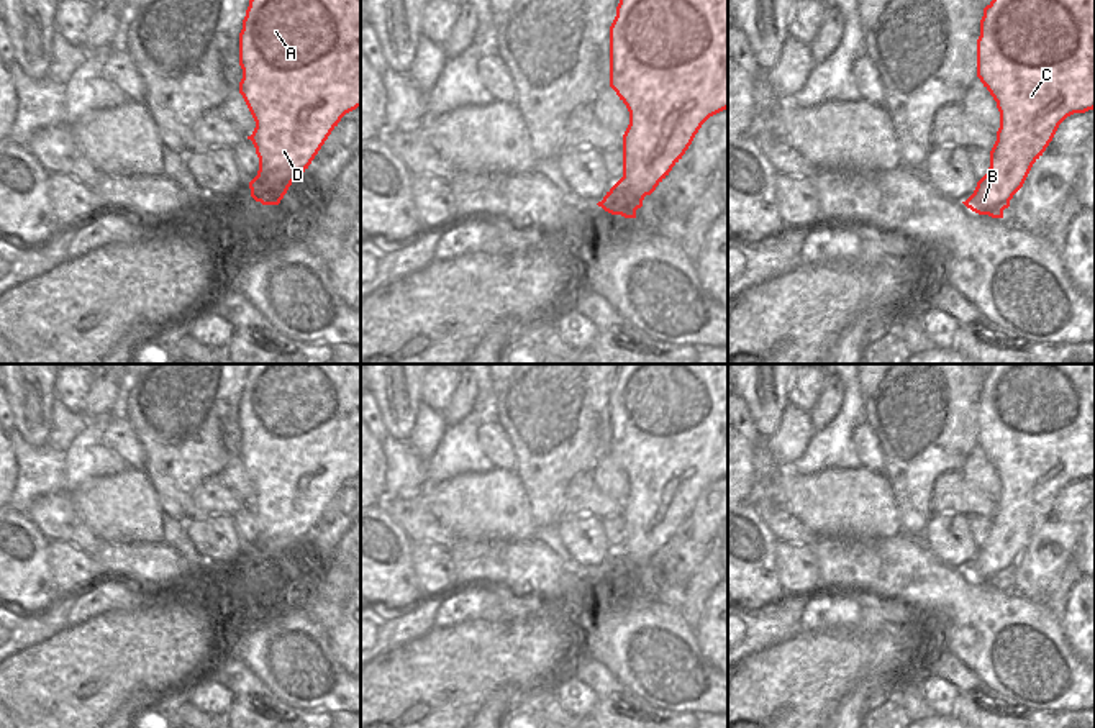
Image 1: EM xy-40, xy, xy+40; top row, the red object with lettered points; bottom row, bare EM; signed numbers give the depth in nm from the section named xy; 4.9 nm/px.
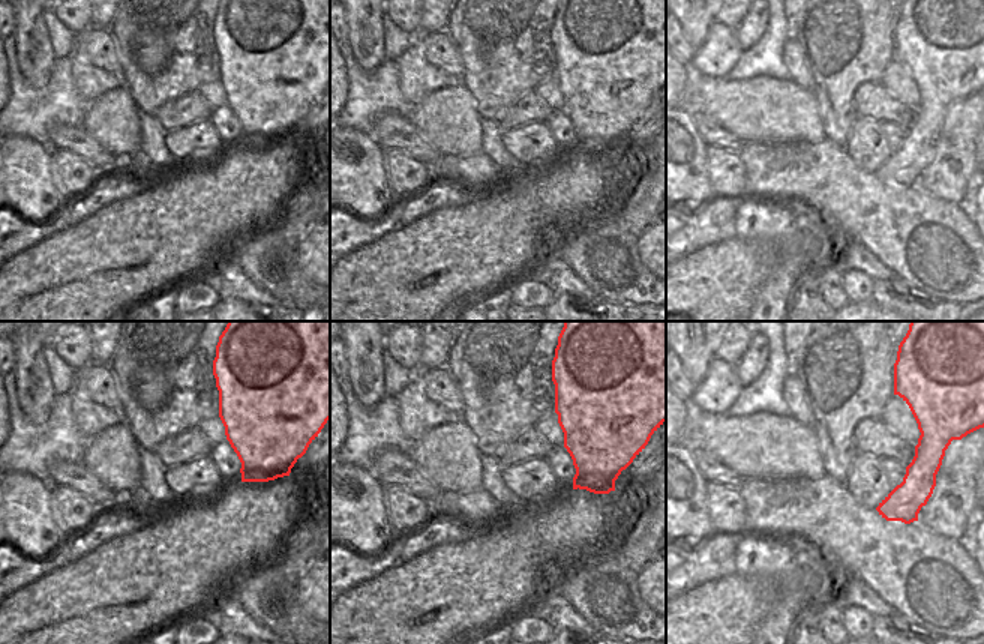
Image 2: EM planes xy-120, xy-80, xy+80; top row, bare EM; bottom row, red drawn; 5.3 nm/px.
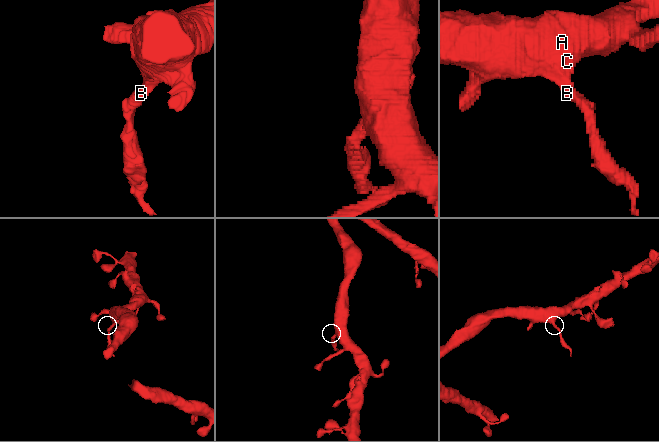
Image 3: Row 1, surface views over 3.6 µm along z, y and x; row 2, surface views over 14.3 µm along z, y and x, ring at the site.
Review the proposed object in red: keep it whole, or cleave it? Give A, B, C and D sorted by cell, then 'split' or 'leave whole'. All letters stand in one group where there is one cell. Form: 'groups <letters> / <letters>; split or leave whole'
groups A C D / B; split

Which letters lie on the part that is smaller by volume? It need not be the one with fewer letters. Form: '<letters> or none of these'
B

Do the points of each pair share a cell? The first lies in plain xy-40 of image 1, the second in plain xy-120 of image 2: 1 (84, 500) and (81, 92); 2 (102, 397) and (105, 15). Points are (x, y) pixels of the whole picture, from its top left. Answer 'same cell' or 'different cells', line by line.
1: different cells
2: same cell

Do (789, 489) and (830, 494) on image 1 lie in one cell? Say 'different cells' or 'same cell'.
same cell

